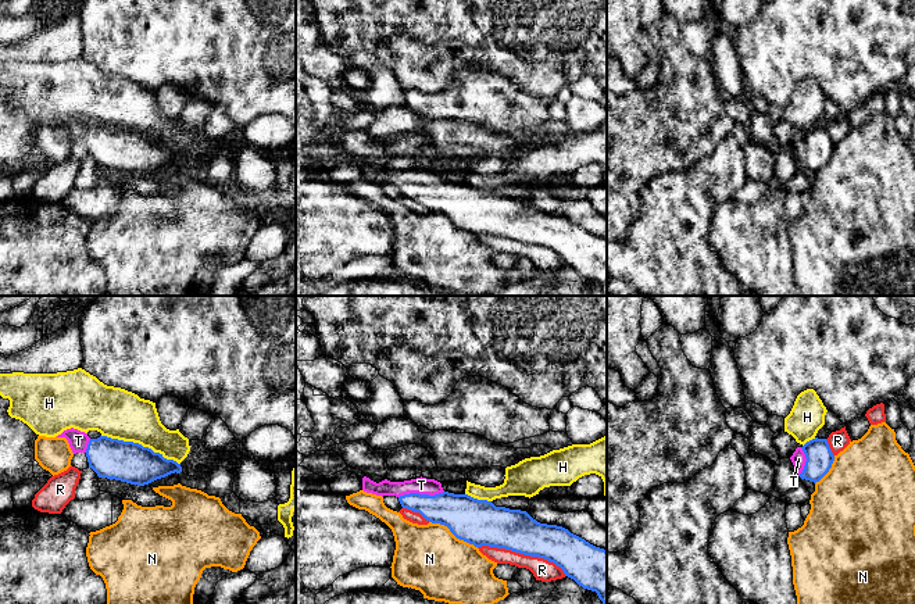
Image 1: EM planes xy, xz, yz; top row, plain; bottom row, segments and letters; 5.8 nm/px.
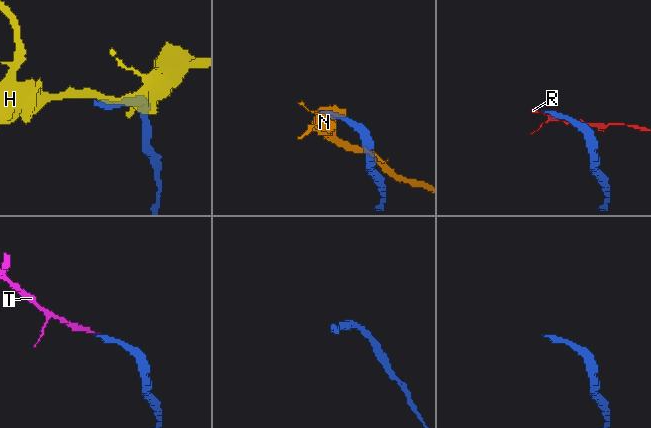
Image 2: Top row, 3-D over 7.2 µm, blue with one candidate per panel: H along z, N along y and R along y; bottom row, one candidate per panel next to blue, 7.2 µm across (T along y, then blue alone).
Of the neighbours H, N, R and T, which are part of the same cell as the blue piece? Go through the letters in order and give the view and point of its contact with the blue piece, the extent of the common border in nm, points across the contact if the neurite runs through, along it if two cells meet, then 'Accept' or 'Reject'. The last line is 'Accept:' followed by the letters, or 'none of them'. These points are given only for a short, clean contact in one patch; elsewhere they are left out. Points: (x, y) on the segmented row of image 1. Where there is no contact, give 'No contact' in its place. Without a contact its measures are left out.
H: Touches blue at xy (140, 445). Shared border 480 nm. Boundary: xy (102, 435), (138, 442), (179, 464). Reject
N: Touches blue at xz (453, 533). Shared border 320 nm. Reject
R: Touches blue at xz (522, 553). Shared border 550 nm. Reject
T: Touches blue at xz (421, 495). Shared border 260 nm. Path across: xz (460, 513), (438, 507), (421, 495), (421, 485). Accept
Accept: T

